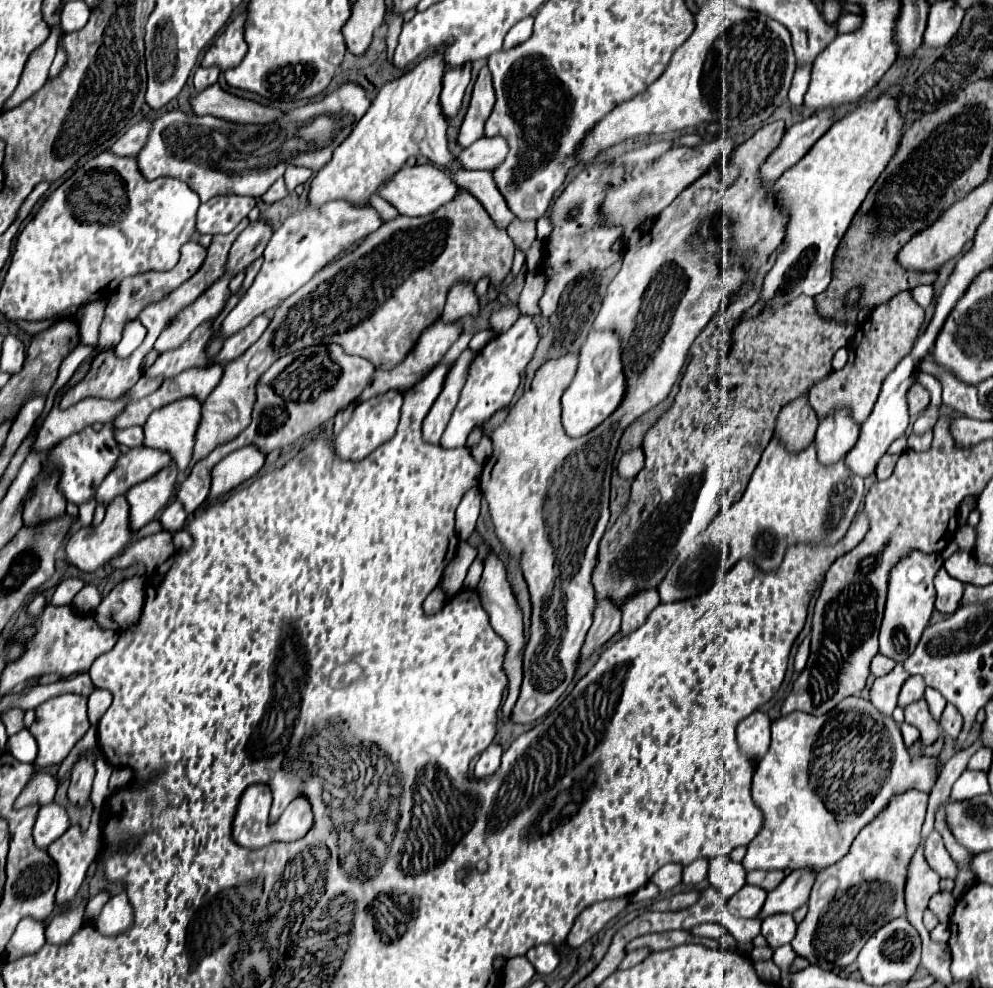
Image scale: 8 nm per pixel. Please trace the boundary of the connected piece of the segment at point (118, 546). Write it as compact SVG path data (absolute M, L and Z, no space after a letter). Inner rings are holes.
M119 495L107 505L107 515L97 527L81 527L77 533L71 535L65 545L65 561L81 571L95 571L109 563L109 559L117 557L129 543L131 535L133 533L129 531L129 503L123 495Z

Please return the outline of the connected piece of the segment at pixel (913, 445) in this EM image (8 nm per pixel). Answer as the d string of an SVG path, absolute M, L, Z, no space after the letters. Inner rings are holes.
M925 431L923 435L909 435L907 437L907 447L913 451L927 451L933 441L933 431Z

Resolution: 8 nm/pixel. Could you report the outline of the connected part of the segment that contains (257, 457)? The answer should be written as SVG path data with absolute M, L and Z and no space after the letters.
M241 447L227 457L223 457L215 467L213 467L213 483L211 483L211 493L209 499L215 499L223 493L229 493L237 485L245 483L251 479L265 463L265 453L255 447Z

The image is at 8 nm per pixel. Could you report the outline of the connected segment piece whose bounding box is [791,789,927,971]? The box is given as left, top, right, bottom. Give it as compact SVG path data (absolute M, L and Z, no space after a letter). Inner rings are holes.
M913 789L893 797L889 807L861 829L851 851L839 863L817 873L809 897L809 913L799 923L797 935L791 941L797 957L805 957L811 965L825 971L845 967L857 959L857 953L873 931L897 917L905 917L905 875L909 859L921 843L925 811L927 795L921 791ZM831 875L835 875L837 887L829 897L823 897L819 889Z

